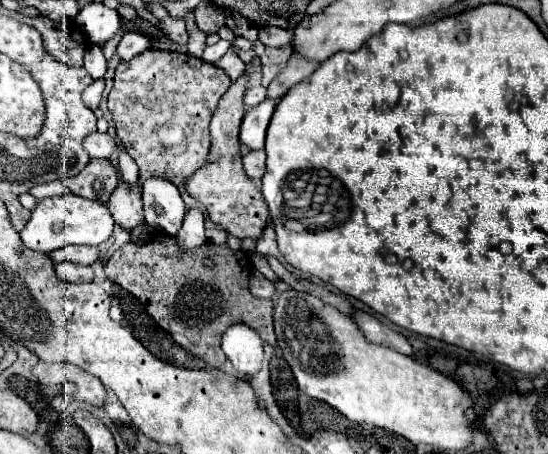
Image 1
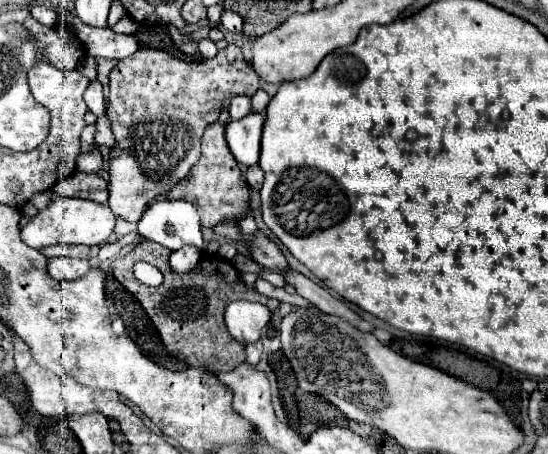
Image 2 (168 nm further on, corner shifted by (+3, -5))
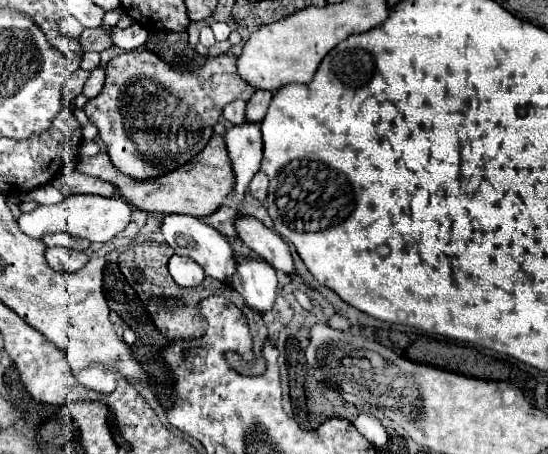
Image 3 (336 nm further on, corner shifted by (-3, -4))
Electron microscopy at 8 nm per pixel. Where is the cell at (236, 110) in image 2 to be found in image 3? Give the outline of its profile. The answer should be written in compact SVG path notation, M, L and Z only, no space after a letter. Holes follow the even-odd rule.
M233 101L233 103L227 103L223 107L223 117L231 123L243 123L245 121L245 107L247 103L245 101Z

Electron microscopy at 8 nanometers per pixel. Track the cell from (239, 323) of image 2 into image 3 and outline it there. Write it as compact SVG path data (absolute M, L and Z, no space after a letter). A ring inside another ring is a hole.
M249 255L239 263L233 277L233 287L243 295L245 303L261 315L273 309L277 285L277 271L259 255Z

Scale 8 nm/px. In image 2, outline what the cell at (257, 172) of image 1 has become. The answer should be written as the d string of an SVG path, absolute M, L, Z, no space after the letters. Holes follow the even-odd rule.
M259 164L249 166L247 172L245 172L245 180L247 180L247 184L253 190L261 190L261 184L263 184L263 170L261 170L261 166Z

